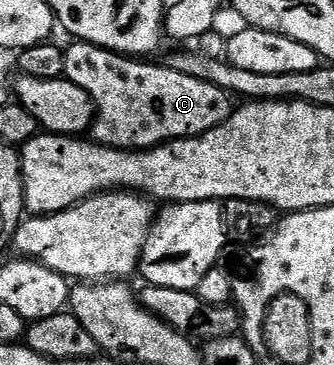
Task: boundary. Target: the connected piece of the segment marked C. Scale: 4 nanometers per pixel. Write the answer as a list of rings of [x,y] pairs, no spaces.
[[[75,40],[74,45],[65,46],[64,52],[64,77],[65,80],[76,83],[76,87],[84,87],[84,91],[88,91],[88,95],[94,104],[94,124],[92,126],[92,137],[97,144],[108,145],[112,149],[129,149],[131,151],[141,151],[143,149],[155,149],[157,145],[167,145],[169,141],[183,141],[185,137],[199,137],[208,131],[212,131],[216,127],[220,127],[220,123],[224,123],[230,118],[232,112],[231,94],[225,89],[216,87],[216,83],[208,83],[204,79],[192,79],[192,75],[180,75],[180,71],[172,71],[168,67],[164,67],[160,63],[154,63],[146,59],[135,59],[120,53],[114,53],[111,49],[101,49],[98,45],[89,45],[87,41]]]

